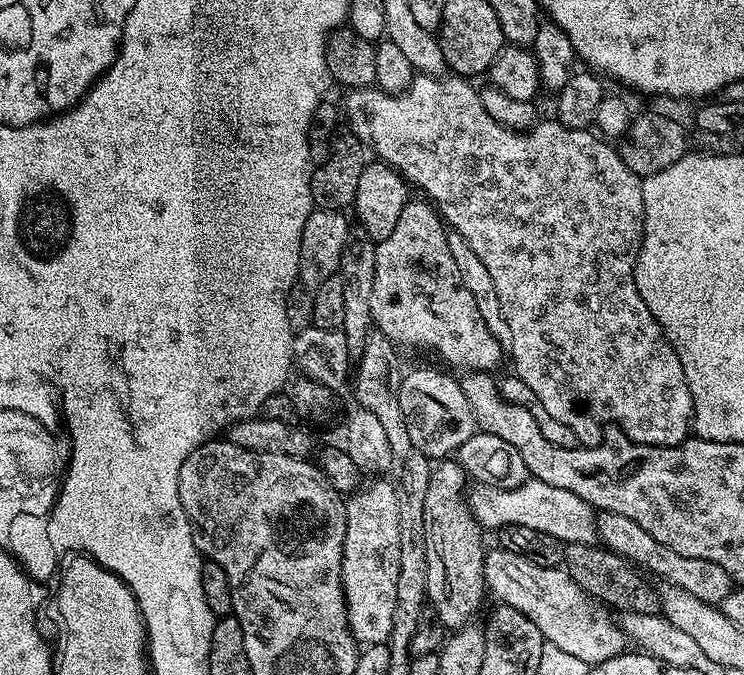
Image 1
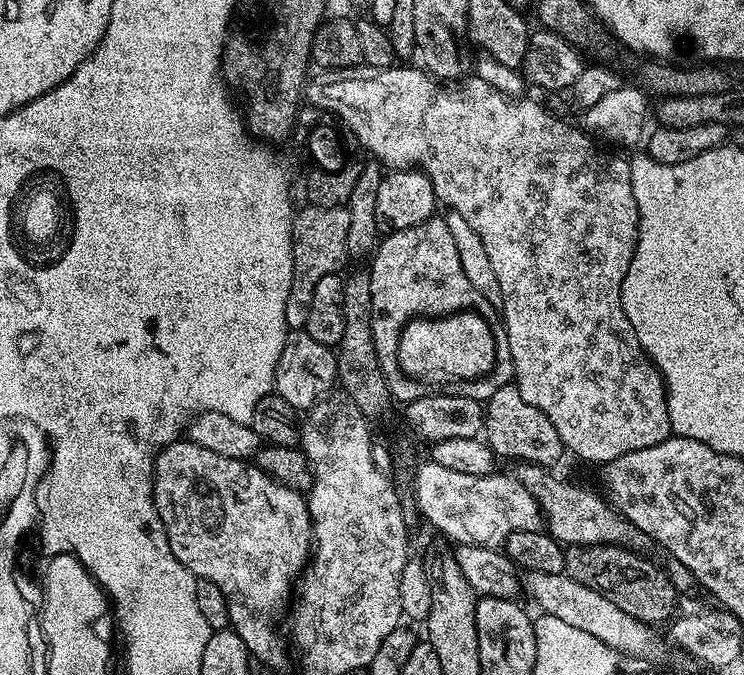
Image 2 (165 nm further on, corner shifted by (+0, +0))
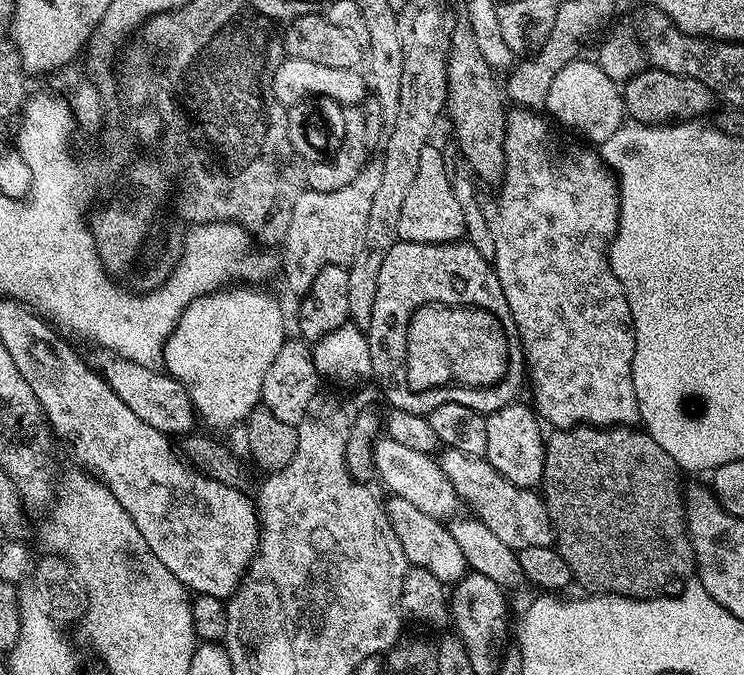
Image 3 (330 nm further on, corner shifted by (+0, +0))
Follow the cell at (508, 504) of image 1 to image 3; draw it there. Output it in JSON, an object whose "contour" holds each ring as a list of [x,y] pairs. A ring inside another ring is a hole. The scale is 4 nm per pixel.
{"contour":[[[380,438],[372,445],[373,466],[378,480],[389,488],[392,496],[406,498],[406,502],[418,506],[422,514],[430,514],[434,519],[444,522],[455,517],[462,501],[455,492],[450,478],[440,469],[439,463],[429,453],[410,450],[402,446],[402,442],[394,442],[387,438]]]}

